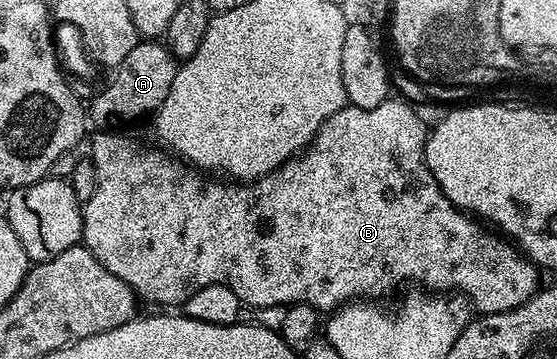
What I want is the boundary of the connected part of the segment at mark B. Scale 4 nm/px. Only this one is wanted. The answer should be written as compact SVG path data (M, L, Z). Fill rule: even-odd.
M390 97L382 105L374 105L374 109L358 109L351 105L338 109L334 117L330 117L321 125L316 136L299 157L287 159L278 170L271 171L268 175L263 175L247 185L241 185L236 181L208 183L207 174L169 157L163 150L160 152L151 151L148 147L132 147L131 141L126 136L120 135L124 133L113 133L108 129L100 129L95 133L97 135L92 139L90 160L97 173L97 188L94 189L94 195L82 203L84 212L82 243L90 253L94 253L94 257L102 266L110 269L110 273L114 273L114 277L122 277L122 281L126 281L126 285L130 285L141 300L149 299L152 303L165 303L168 306L165 308L172 309L175 308L172 307L175 303L176 306L182 305L187 299L194 297L198 289L206 289L206 285L217 283L234 289L241 304L248 309L305 303L321 313L328 313L353 301L379 300L381 298L379 295L394 290L399 283L404 283L407 279L417 279L420 282L417 284L421 288L431 289L436 293L448 293L455 289L467 298L477 312L489 315L499 311L509 311L522 305L531 295L536 294L541 286L541 272L519 247L513 245L507 238L501 237L495 230L489 229L483 222L477 221L467 211L452 206L446 193L442 193L438 181L434 181L430 169L424 163L426 123L416 116L416 111L410 104L403 103L396 97Z

